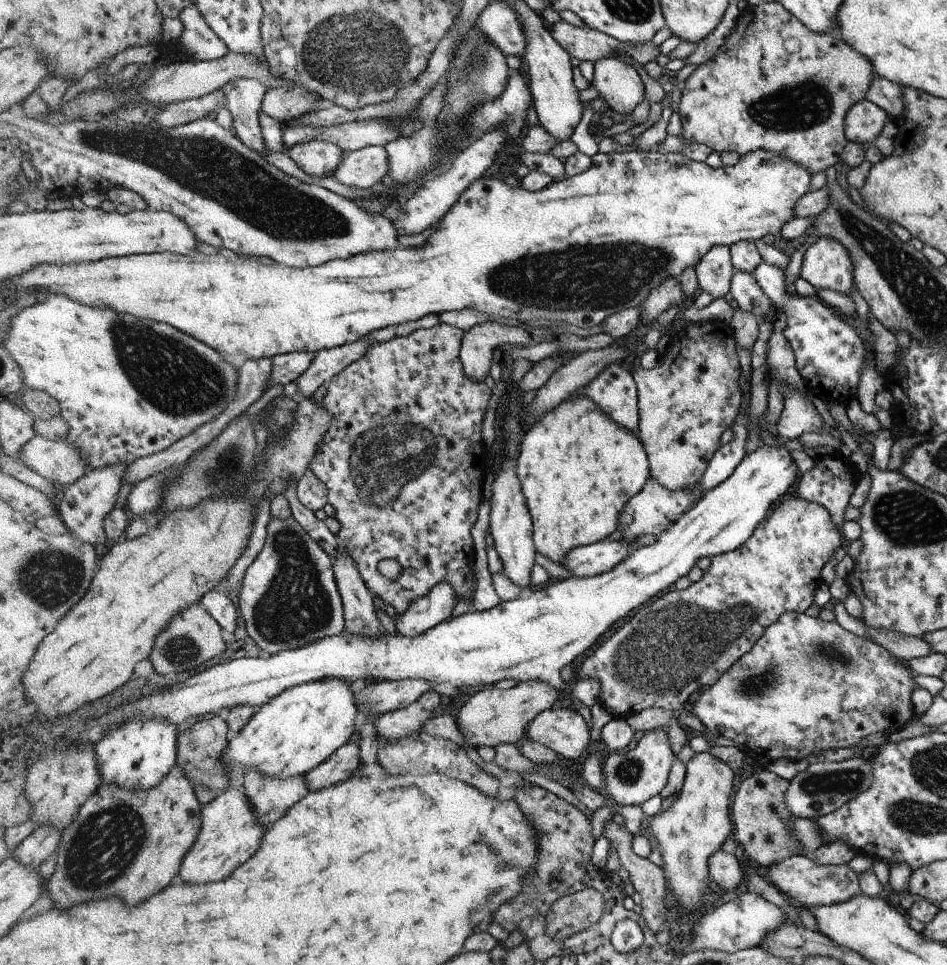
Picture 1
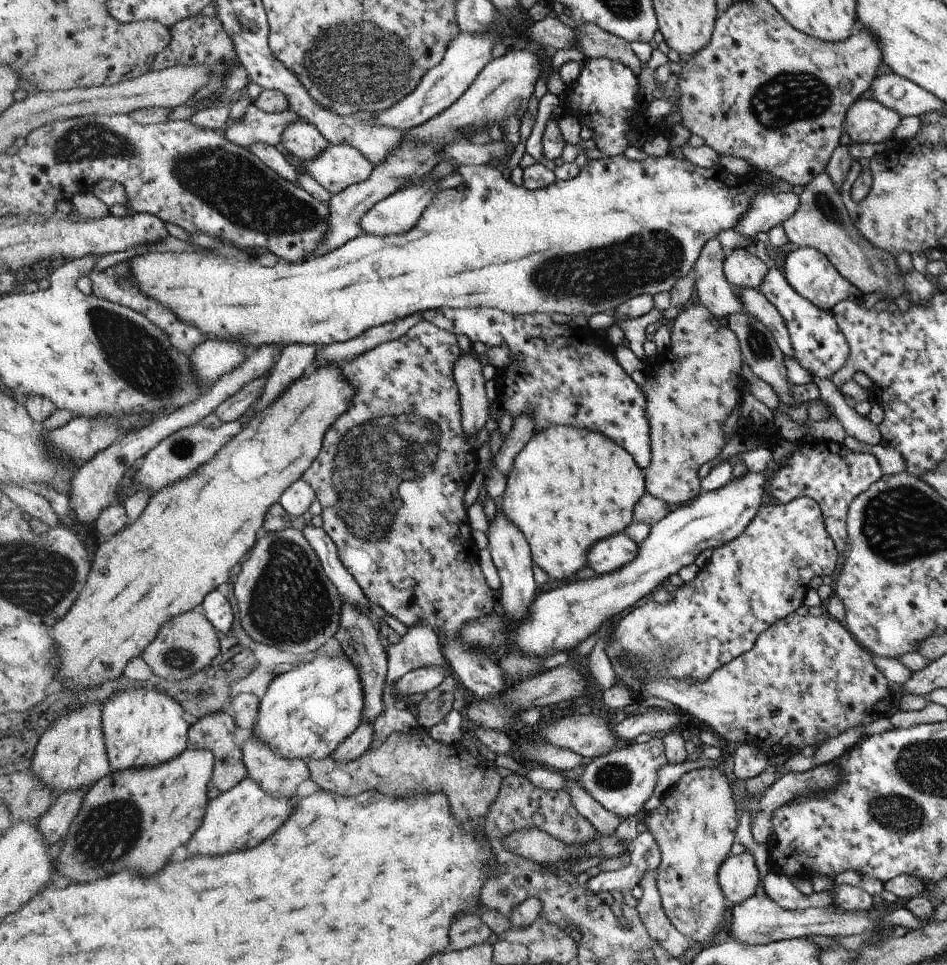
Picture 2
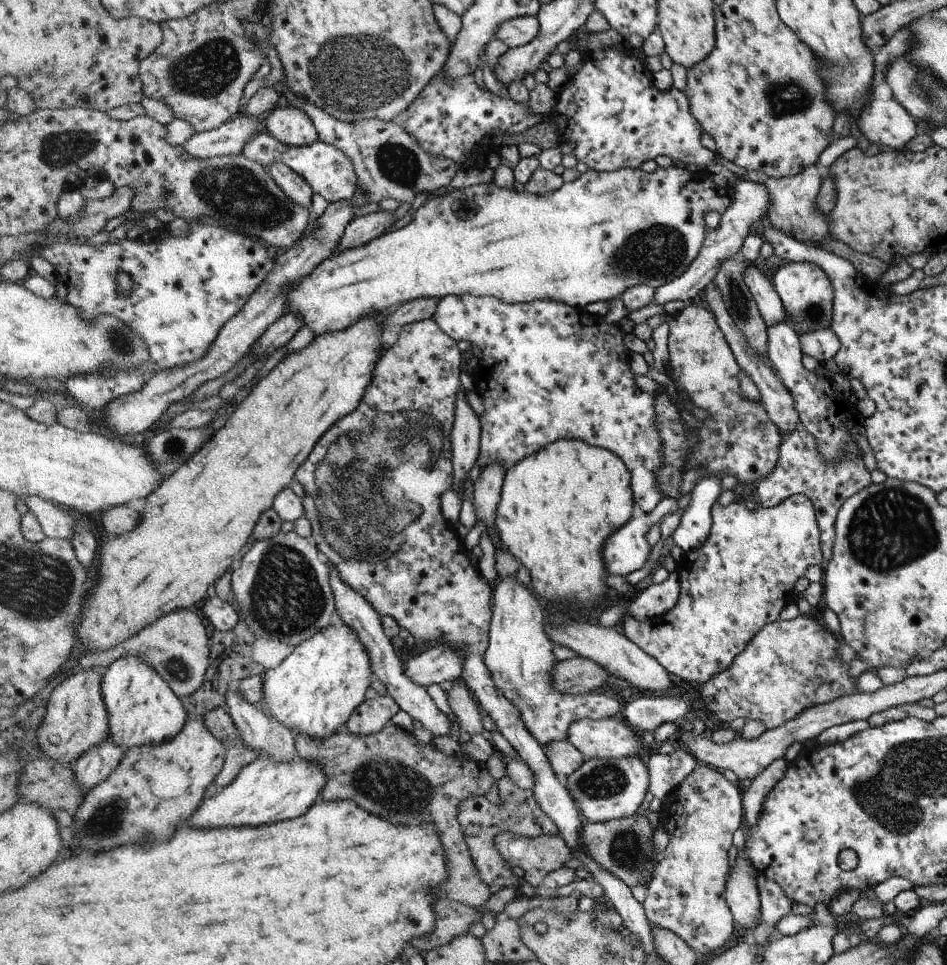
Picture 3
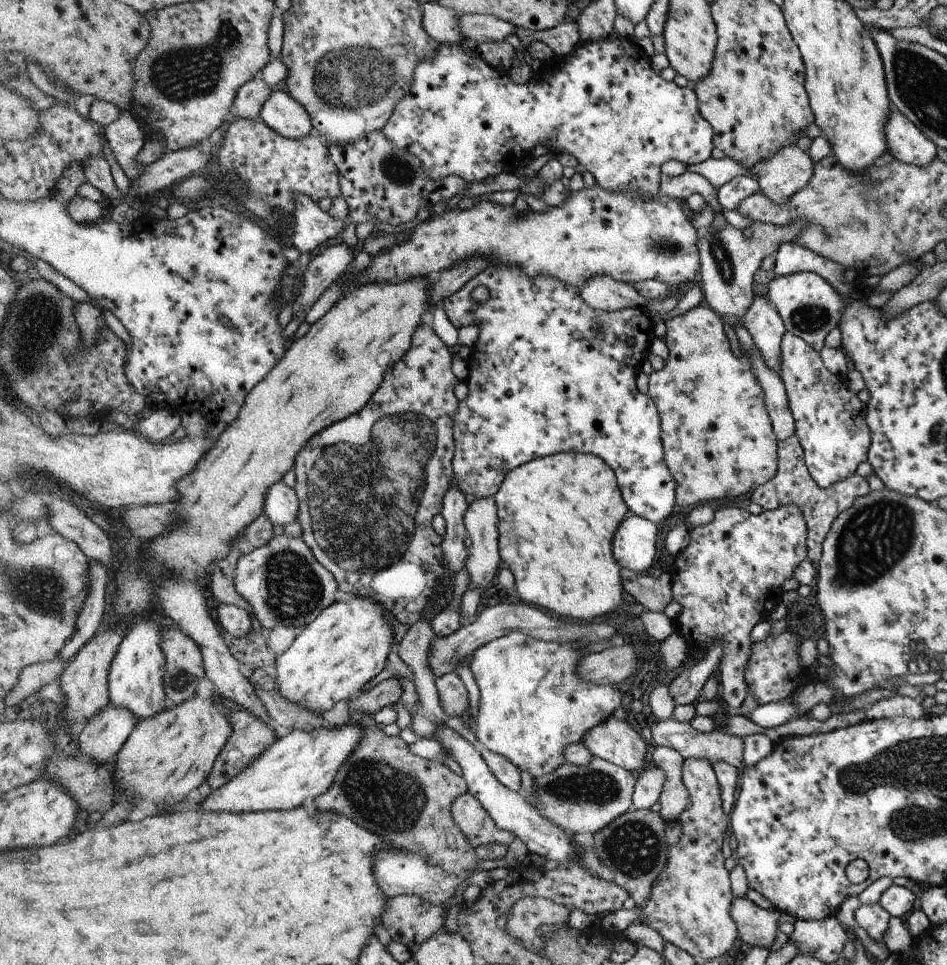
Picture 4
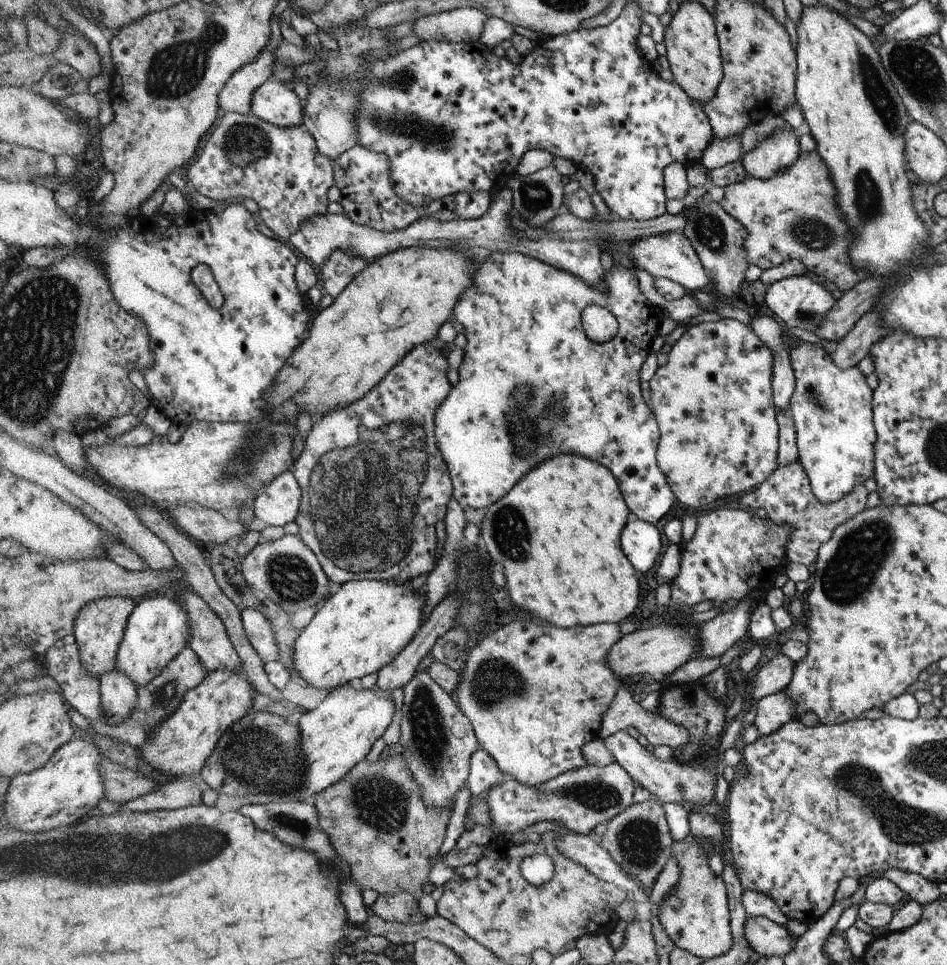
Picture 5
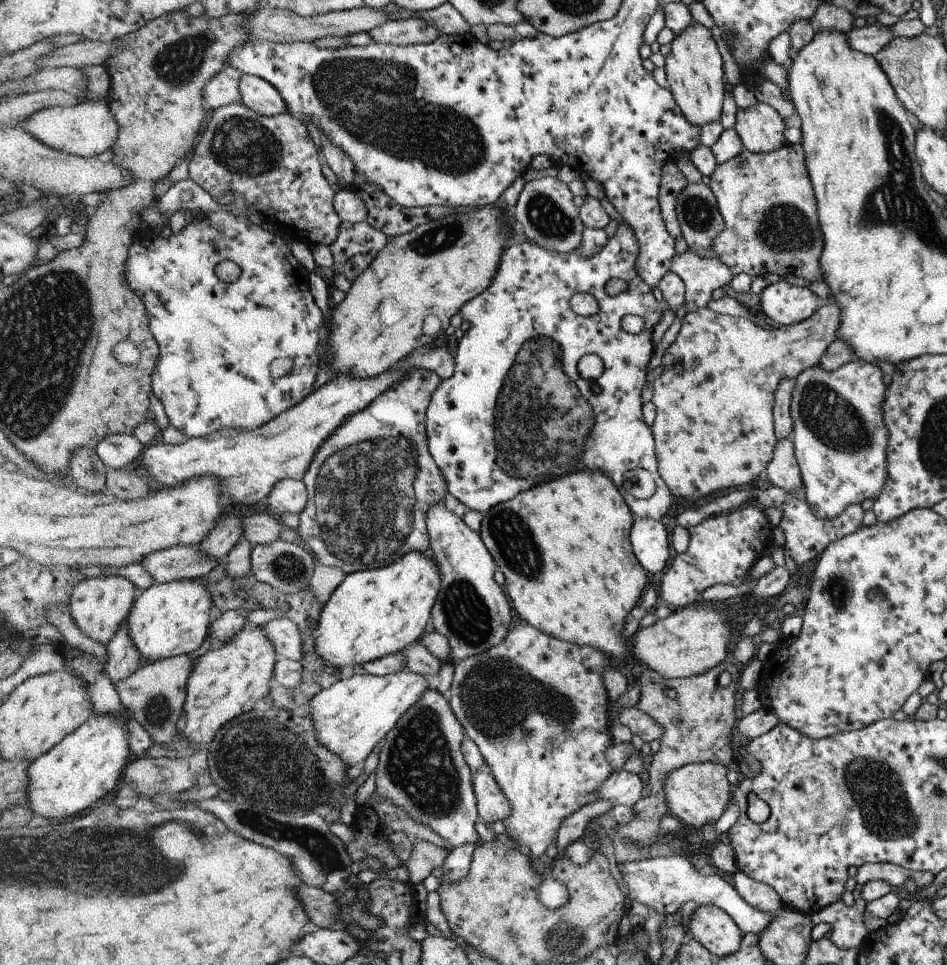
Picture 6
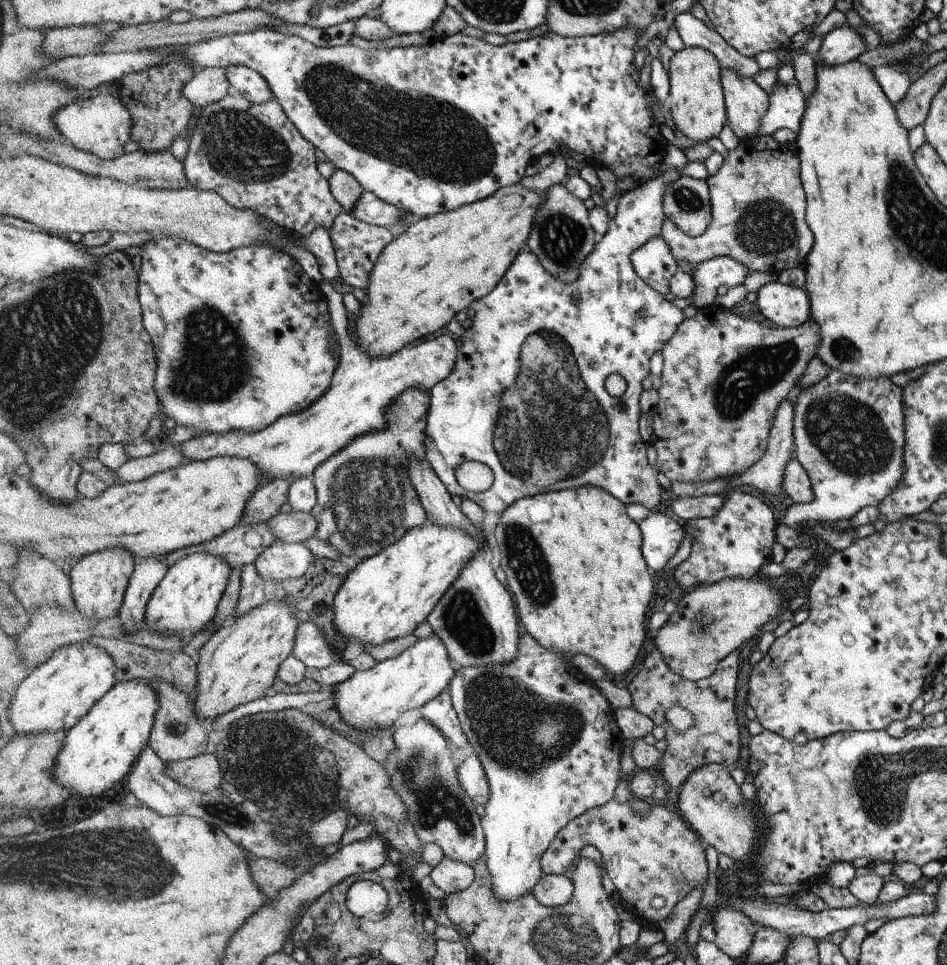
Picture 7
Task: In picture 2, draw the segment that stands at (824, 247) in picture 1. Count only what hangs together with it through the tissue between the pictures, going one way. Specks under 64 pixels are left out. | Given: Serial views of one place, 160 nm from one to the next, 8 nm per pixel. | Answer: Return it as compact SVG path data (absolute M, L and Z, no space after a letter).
M798 247L791 251L783 266L786 270L786 280L803 297L810 299L816 306L822 310L832 312L834 306L846 299L863 301L862 292L856 288L846 277L836 270L834 263L824 252L816 250L814 247Z

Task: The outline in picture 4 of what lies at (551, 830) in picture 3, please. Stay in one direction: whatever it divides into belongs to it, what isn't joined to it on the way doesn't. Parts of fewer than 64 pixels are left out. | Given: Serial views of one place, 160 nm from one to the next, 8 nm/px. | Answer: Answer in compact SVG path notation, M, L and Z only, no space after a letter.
M470 792L464 793L454 802L453 815L454 821L475 850L486 843L518 845L517 836L506 829L501 829Z

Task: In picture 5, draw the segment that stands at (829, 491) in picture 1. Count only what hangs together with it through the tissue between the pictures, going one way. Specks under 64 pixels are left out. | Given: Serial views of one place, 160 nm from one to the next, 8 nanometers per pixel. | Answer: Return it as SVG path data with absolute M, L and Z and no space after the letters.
M798 460L790 464L778 464L777 469L756 490L743 494L737 503L754 510L764 508L767 516L778 524L791 524L794 530L787 544L787 560L810 566L816 560L820 545L832 536L834 529L867 507L868 493L866 486L860 484L835 503L820 502L811 491L809 478Z

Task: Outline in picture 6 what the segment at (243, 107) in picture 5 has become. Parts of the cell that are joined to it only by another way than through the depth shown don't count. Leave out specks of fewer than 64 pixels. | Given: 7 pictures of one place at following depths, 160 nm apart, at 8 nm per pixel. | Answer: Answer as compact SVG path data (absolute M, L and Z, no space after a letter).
M226 66L206 87L206 108L214 110L241 102L239 82L244 73L233 66Z

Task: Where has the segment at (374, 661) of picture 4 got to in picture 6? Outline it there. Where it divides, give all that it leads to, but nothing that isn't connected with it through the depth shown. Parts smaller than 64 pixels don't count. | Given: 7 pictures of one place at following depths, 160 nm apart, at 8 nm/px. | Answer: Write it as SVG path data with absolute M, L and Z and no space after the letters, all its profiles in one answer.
M420 551L405 554L399 561L378 569L346 575L322 606L313 628L315 653L336 671L400 653L430 627L432 609L441 588L439 564L434 556L427 558Z

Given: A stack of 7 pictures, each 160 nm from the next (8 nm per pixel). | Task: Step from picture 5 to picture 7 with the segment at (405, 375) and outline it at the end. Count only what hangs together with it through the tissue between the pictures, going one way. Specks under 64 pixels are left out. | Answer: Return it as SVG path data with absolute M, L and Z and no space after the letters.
M414 388L406 390L400 394L399 400L391 402L390 408L387 410L386 420L387 425L383 429L375 430L373 433L364 433L356 437L351 444L344 446L344 448L333 454L328 460L324 461L322 465L318 466L312 474L317 494L318 502L310 514L316 519L317 525L313 536L328 542L334 550L338 550L342 557L350 557L360 561L365 561L371 556L377 555L381 550L387 549L391 544L398 542L409 530L421 527L424 523L428 522L426 509L423 506L422 500L419 498L419 493L415 489L414 483L407 473L407 463L413 459L416 461L424 461L426 454L426 428L427 428L427 414L430 412L430 394L428 391L421 388Z

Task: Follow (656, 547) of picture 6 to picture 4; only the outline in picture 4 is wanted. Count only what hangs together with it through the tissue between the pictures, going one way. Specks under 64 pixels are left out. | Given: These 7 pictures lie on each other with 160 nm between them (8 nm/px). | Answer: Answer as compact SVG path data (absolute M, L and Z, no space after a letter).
M638 515L624 520L616 534L616 558L620 558L620 566L635 573L648 573L658 554L656 536L655 522Z

